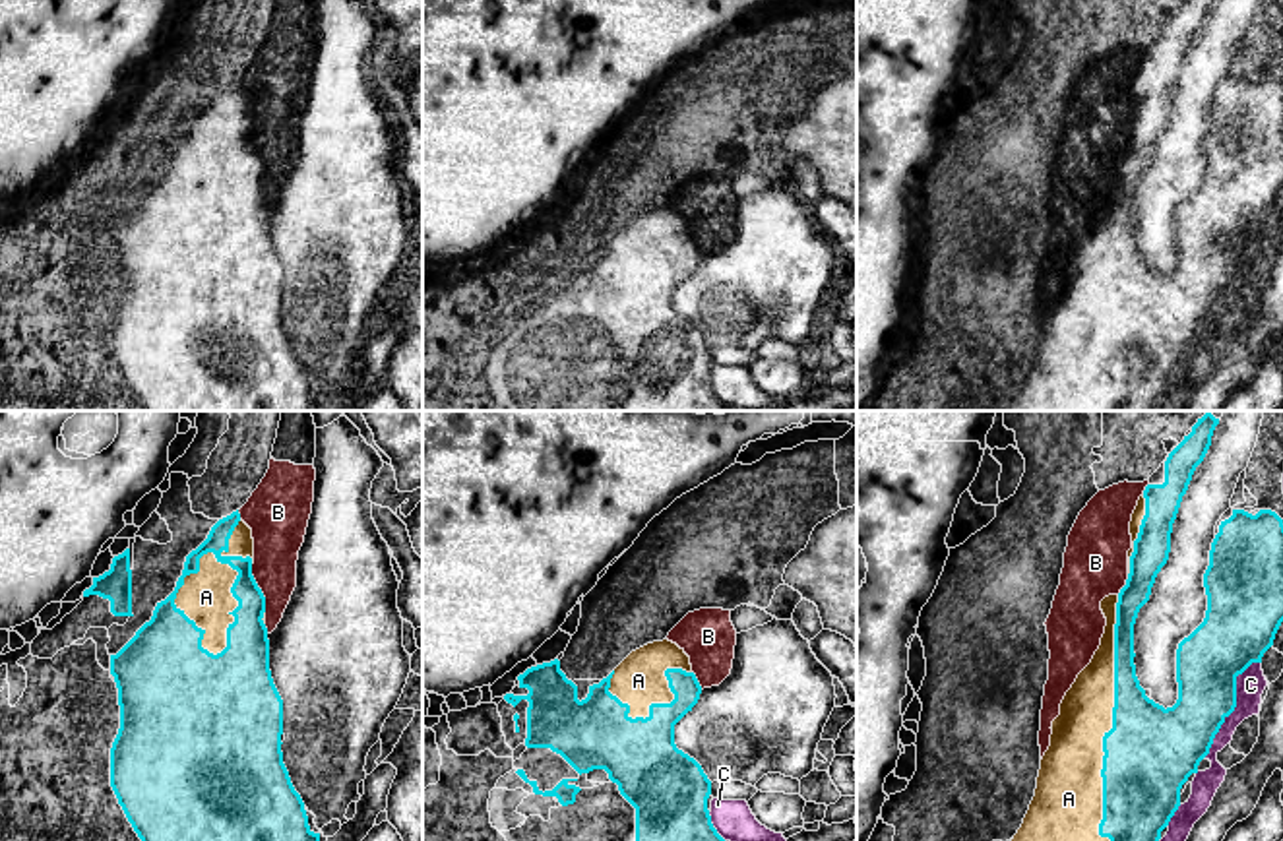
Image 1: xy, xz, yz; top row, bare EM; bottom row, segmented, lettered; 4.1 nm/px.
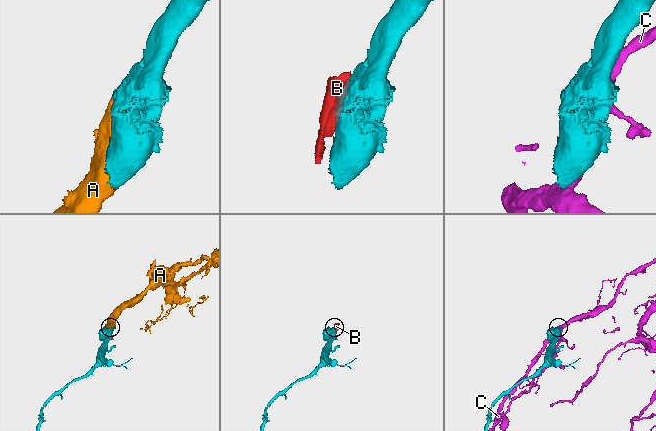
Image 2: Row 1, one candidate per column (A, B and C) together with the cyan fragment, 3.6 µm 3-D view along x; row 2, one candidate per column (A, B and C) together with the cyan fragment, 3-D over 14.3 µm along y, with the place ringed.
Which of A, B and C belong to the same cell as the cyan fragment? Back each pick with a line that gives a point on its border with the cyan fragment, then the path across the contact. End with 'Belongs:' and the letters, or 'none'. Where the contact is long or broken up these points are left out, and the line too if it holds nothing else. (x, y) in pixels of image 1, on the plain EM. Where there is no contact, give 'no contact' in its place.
A: contact yz (1113, 287)
Belongs: A

